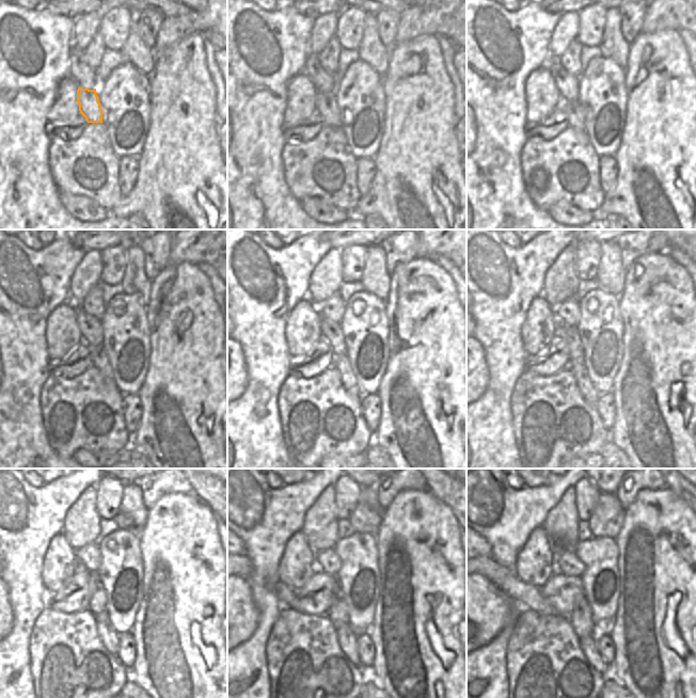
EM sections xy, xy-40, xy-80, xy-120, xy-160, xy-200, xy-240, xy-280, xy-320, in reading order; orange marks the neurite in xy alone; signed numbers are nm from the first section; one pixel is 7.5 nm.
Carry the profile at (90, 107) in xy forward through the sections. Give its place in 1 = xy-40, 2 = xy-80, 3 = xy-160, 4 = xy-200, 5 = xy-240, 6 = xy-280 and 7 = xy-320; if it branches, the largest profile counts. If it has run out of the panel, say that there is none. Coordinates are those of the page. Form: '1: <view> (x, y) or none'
1: xy-40 (327, 105)
2: xy-80 (575, 114)
3: xy-160 (342, 364)
4: xy-200 (586, 389)
5: xy-240 (110, 638)
6: xy-280 (346, 637)
7: xy-320 (588, 646)

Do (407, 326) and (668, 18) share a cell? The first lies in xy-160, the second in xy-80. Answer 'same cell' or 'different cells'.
different cells

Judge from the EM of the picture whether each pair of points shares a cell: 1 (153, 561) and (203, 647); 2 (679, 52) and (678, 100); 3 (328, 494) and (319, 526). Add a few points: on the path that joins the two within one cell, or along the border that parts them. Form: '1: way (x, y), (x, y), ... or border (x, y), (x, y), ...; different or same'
1: way (174, 583), (182, 590), (182, 625); same
2: way (679, 64), (678, 89); same
3: way (326, 502), (321, 519); same

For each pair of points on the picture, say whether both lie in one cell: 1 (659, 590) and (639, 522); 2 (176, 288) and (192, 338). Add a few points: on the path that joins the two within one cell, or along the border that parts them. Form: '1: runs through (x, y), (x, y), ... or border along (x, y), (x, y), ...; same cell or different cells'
1: runs through (657, 573), (657, 538); same cell
2: runs through (180, 301), (186, 326); same cell

